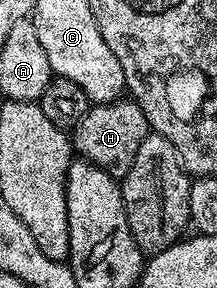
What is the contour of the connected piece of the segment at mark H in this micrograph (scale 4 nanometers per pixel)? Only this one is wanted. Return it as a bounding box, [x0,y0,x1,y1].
[70,98,149,178]

